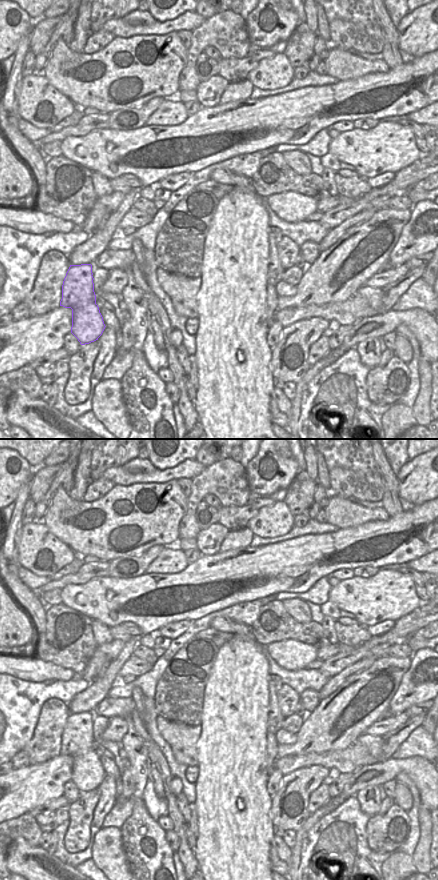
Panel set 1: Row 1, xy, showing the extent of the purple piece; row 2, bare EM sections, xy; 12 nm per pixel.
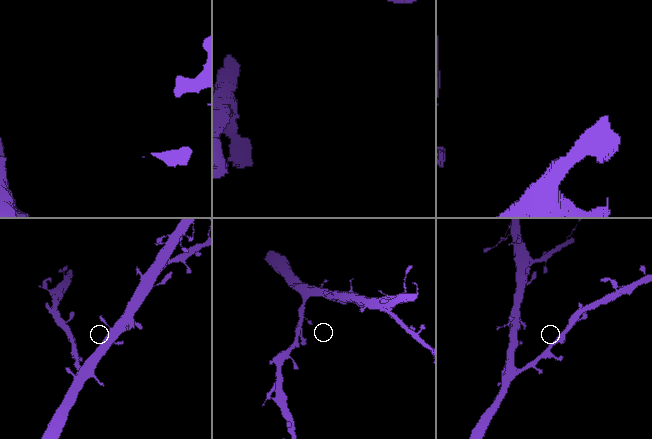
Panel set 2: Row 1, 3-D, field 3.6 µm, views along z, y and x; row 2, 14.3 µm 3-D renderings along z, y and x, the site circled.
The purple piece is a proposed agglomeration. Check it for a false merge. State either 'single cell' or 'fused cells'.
single cell

